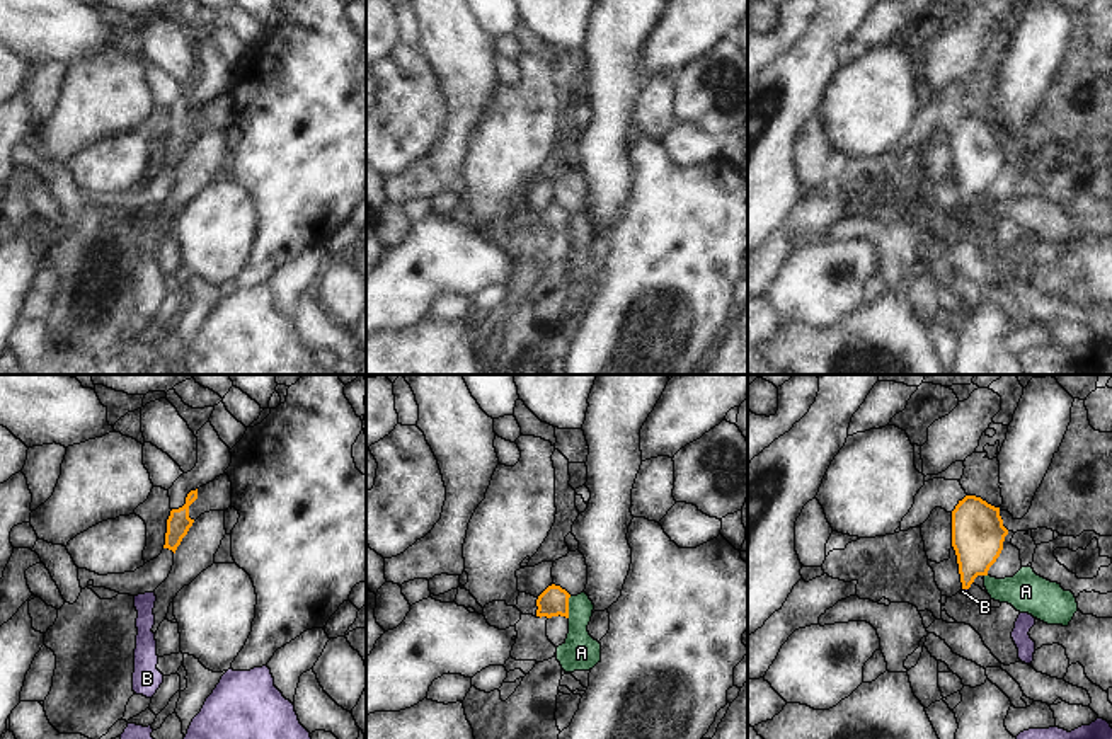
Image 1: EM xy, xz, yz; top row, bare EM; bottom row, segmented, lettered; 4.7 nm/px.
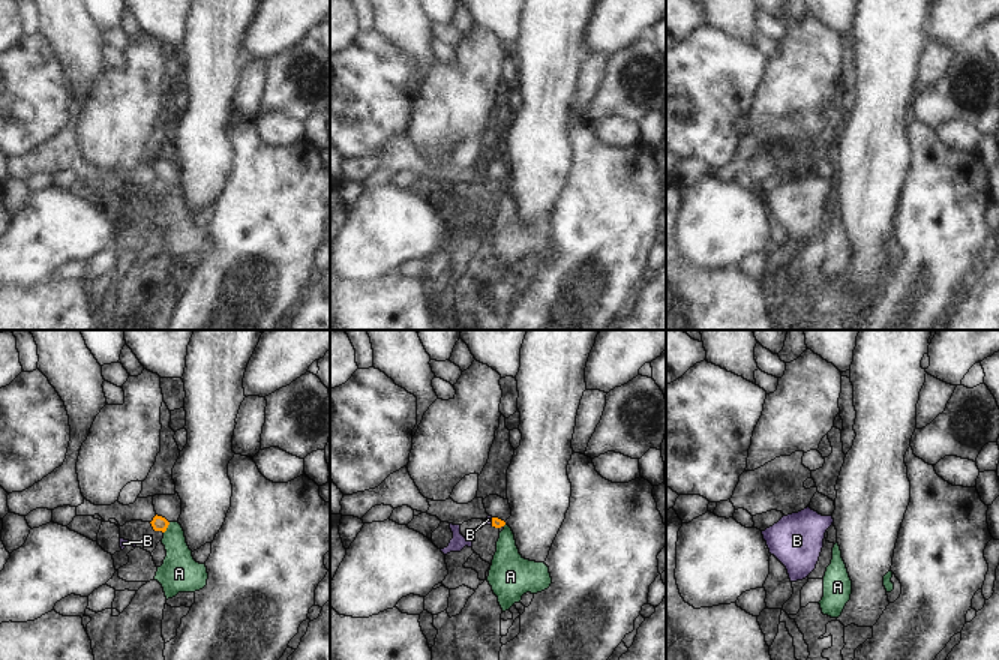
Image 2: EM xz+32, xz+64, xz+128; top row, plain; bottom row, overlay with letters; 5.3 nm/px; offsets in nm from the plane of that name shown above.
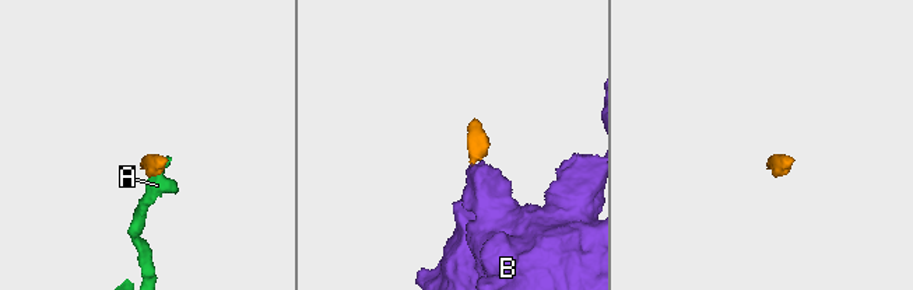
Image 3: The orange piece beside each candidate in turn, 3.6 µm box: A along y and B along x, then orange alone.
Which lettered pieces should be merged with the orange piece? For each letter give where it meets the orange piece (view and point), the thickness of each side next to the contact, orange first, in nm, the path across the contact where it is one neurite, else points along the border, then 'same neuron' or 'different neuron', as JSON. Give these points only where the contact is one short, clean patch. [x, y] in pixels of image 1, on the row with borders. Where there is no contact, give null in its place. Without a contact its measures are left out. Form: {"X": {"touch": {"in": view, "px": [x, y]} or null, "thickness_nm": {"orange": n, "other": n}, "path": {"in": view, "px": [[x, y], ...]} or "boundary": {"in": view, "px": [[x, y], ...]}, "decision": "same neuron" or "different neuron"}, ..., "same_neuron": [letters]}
{"A": {"touch": {"in": "xz", "px": [567, 607]}, "thickness_nm": {"orange": 140, "other": 180}, "boundary": {"in": "xz", "px": [[571, 596], [567, 617]]}, "decision": "different neuron"}, "B": {"touch": {"in": "yz", "px": [966, 588]}, "thickness_nm": {"orange": 240, "other": 20}, "path": {"in": "yz", "px": [[978, 537], [966, 588], [962, 591]]}, "decision": "same neuron"}, "same_neuron": ["B"]}

